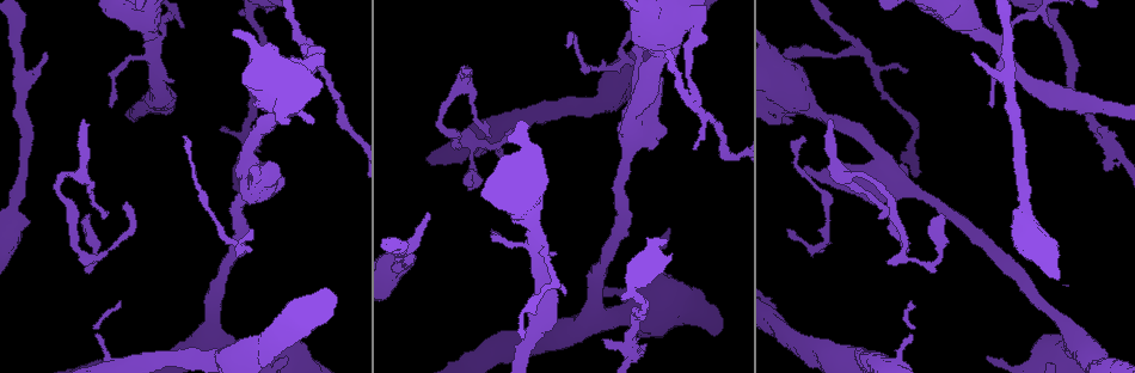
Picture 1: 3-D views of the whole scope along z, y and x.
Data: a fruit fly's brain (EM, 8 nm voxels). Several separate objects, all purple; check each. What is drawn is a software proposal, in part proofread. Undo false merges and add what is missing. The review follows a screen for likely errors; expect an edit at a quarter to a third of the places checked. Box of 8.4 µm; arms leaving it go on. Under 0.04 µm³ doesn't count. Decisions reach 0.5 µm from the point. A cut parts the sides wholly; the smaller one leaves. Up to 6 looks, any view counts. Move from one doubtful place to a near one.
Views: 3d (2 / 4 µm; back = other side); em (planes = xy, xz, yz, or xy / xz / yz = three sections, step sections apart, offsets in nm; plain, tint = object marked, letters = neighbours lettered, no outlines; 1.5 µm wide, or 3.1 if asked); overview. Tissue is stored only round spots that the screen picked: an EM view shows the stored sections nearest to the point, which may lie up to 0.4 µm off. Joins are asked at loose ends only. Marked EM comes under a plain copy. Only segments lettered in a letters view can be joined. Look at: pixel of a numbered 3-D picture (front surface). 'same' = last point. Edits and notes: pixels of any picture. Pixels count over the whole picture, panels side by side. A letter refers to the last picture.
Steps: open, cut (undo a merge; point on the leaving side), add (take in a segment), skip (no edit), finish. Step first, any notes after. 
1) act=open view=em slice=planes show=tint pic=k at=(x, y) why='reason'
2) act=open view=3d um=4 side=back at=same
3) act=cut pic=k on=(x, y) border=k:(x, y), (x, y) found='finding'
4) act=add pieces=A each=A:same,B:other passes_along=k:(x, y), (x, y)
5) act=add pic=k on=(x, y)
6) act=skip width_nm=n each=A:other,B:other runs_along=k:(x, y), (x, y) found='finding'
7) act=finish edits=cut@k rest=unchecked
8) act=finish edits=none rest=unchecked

act=open view=3d um=4 pic=1 at=(644, 344) why='an open end'

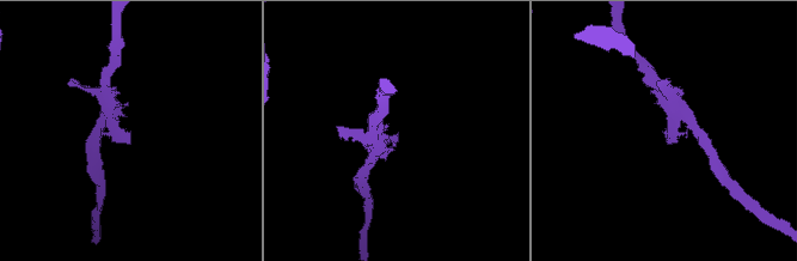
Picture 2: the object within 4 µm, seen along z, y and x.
act=open view=em slice=yz step=8 show=letters pic=2 at=(395, 135)

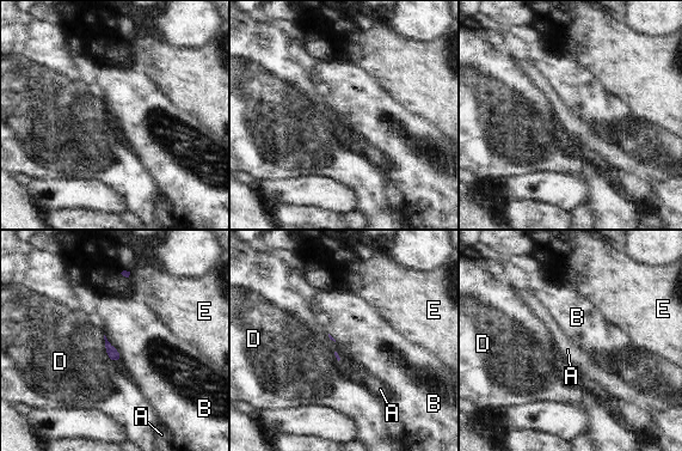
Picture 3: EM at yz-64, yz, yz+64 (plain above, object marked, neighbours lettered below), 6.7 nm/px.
act=skip longest_contact=D:220nm each=A:other,B:other,D:other,E:other found='no lettered segment goes on from it'

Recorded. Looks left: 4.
act=open view=3d um=2 pic=1 at=(693, 92) why='two arms in line, one across'

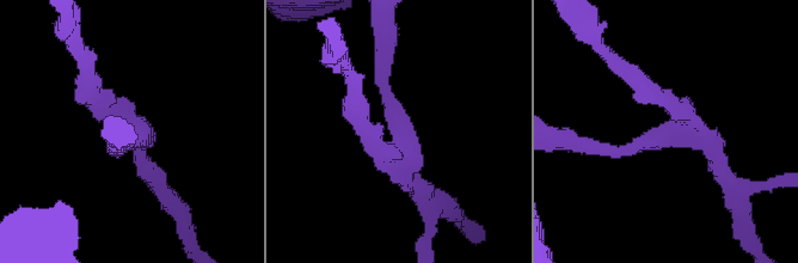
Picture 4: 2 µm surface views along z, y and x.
act=open view=em slice=planes show=tint pic=4 at=(405, 127) arms=3 why='shape alone is not enough'

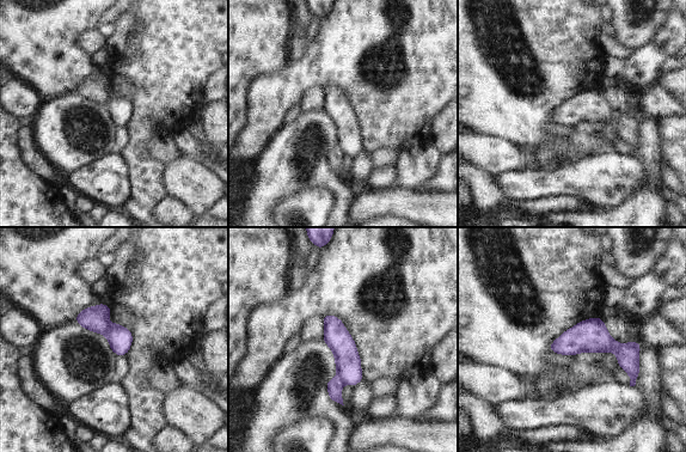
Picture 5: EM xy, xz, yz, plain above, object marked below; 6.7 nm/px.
act=open view=em slice=planes show=letters at=same why='what lies round it'

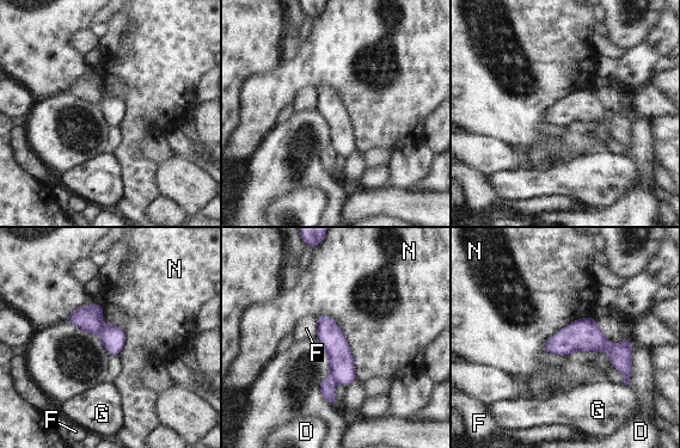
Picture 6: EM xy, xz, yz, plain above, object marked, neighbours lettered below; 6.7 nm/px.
act=cut pic=6 on=(87, 318) longest_contact=N:500nm each=D:other,F:other,G:other,N:other found='two neurons meet here'

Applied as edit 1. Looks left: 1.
act=finish edits=cut@6 rest=unchecked

